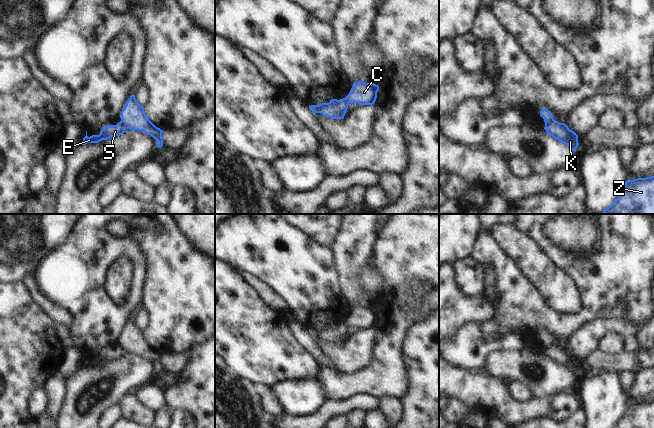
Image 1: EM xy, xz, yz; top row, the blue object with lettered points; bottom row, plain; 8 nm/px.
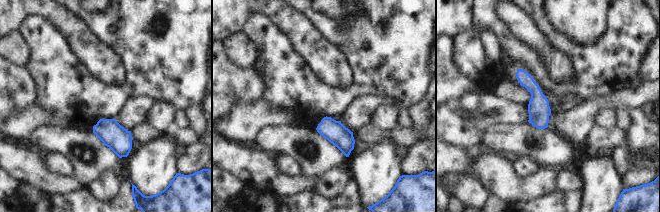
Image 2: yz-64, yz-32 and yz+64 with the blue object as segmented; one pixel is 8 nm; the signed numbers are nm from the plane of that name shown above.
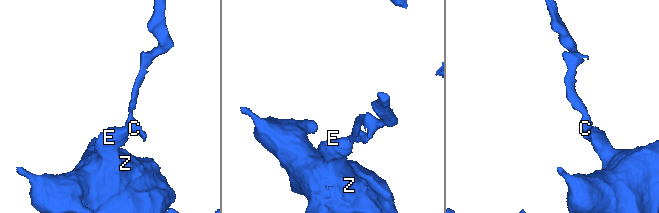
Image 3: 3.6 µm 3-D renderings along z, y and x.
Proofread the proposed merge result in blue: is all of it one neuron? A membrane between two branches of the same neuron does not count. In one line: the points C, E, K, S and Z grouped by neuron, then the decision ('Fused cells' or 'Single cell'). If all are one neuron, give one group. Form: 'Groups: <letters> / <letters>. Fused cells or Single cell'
Groups: C / E K S Z. Fused cells

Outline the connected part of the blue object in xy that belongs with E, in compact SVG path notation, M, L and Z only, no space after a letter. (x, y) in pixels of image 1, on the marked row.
M120 121L116 125L106 125L100 131L99 135L92 135L92 136L88 137L87 136L87 131L86 131L86 136L83 138L82 145L86 145L88 143L98 143L98 142L100 142L102 140L107 140L107 139L110 139L110 138L115 137L115 136L120 136L125 132L125 130L126 130L126 127L125 127L124 123L122 121Z

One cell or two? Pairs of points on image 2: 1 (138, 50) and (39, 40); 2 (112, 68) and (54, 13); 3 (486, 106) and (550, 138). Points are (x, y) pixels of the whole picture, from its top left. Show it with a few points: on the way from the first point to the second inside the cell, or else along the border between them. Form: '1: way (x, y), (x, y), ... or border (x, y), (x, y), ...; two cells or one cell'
1: way (128, 80), (120, 88), (85, 88), (67, 70); one cell
2: way (97, 57), (69, 27); one cell
3: border (526, 120), (522, 123), (497, 123); two cells

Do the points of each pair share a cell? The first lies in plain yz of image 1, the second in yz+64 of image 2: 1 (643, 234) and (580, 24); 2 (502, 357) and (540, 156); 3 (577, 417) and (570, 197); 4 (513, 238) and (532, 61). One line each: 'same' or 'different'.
1: different
2: same
3: same
4: different

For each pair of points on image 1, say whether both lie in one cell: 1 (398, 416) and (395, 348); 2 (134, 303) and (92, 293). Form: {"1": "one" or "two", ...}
{"1": "two", "2": "one"}

